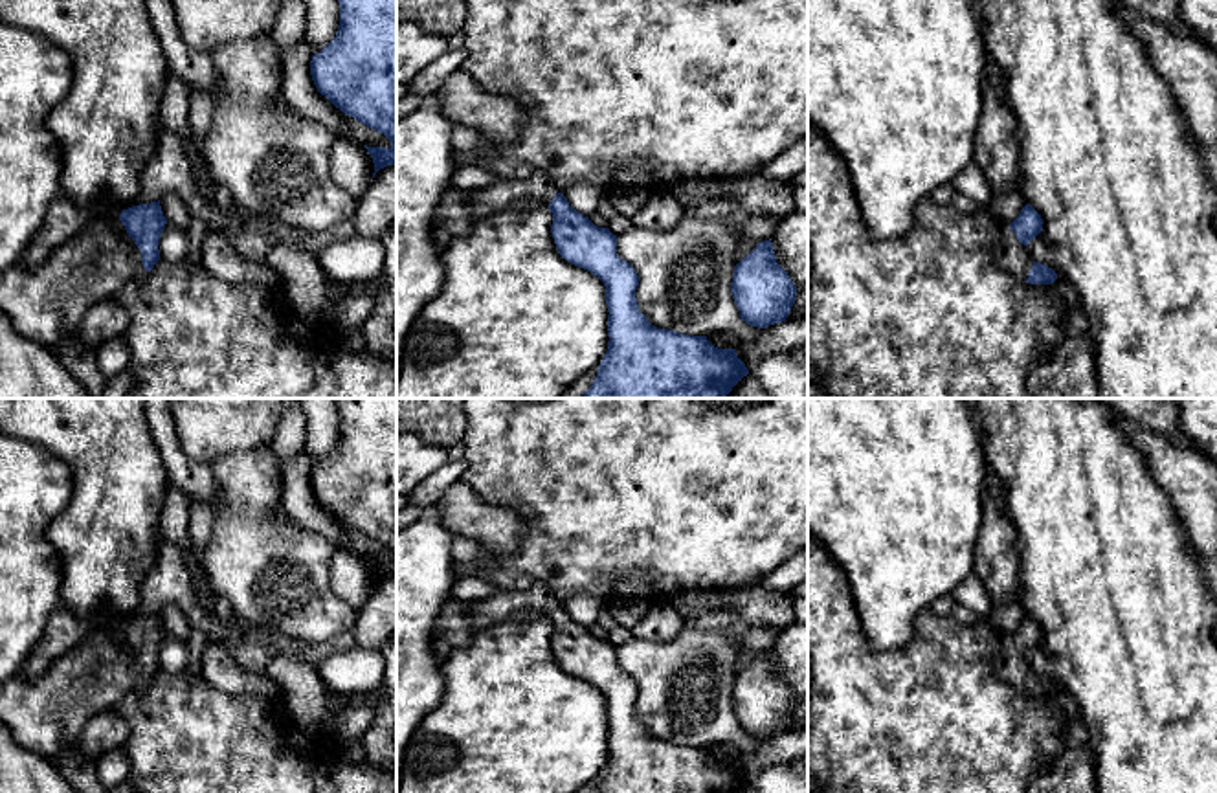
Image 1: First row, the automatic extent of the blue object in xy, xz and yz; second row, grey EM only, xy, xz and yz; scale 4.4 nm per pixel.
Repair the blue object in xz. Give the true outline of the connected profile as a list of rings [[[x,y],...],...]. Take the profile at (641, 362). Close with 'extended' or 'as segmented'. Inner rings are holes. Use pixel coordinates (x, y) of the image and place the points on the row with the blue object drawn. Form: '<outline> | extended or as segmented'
[[[536,171],[525,180],[499,180],[490,187],[472,189],[468,204],[477,220],[503,209],[547,207],[553,213],[551,233],[562,259],[591,272],[604,283],[609,341],[598,373],[582,398],[725,398],[749,374],[736,349],[718,349],[707,336],[653,327],[639,310],[635,297],[639,275],[630,262],[619,257],[617,235],[573,209],[543,171]]] | extended

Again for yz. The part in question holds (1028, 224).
[[[1030,204],[1002,231],[997,259],[1021,283],[1052,285],[1057,279],[1057,274],[1046,264],[1035,262],[1028,250],[1030,240],[1041,231],[1043,218]]] | extended

